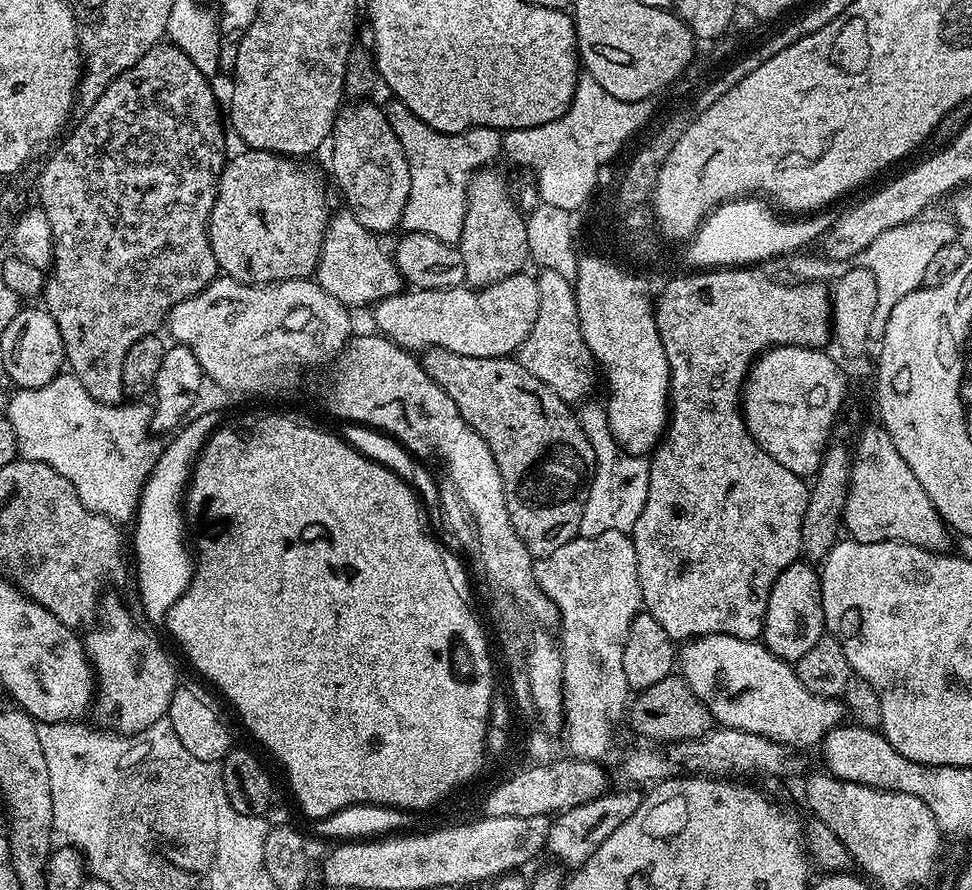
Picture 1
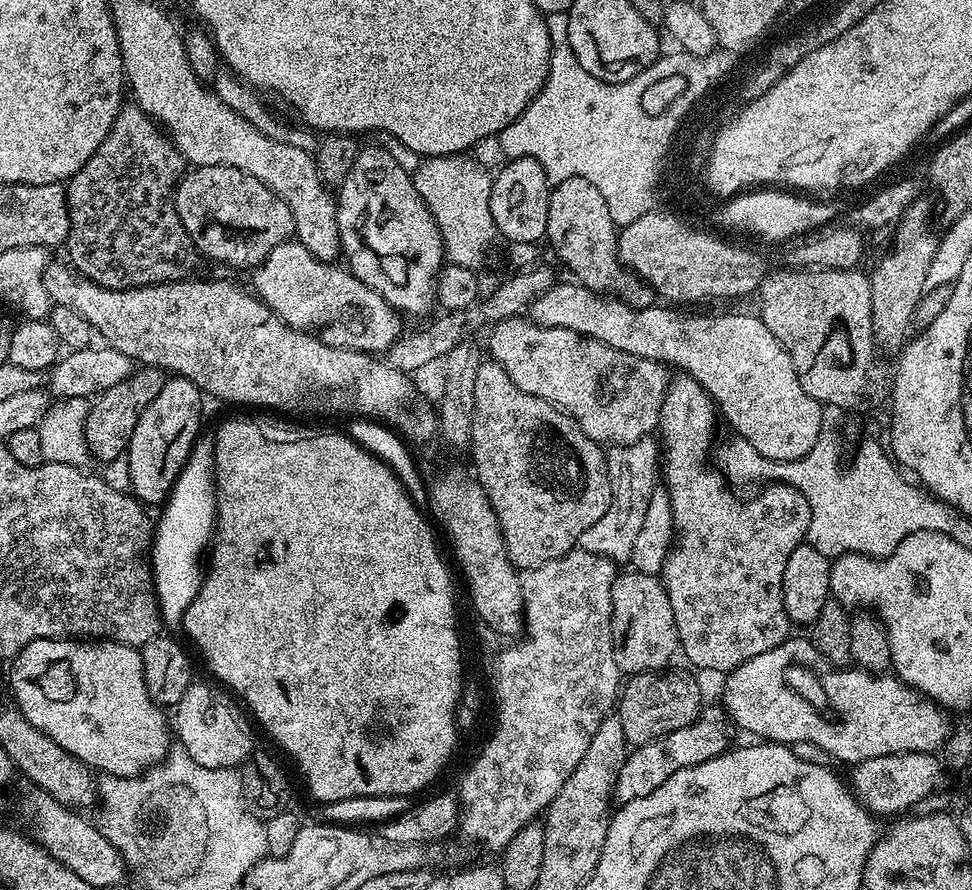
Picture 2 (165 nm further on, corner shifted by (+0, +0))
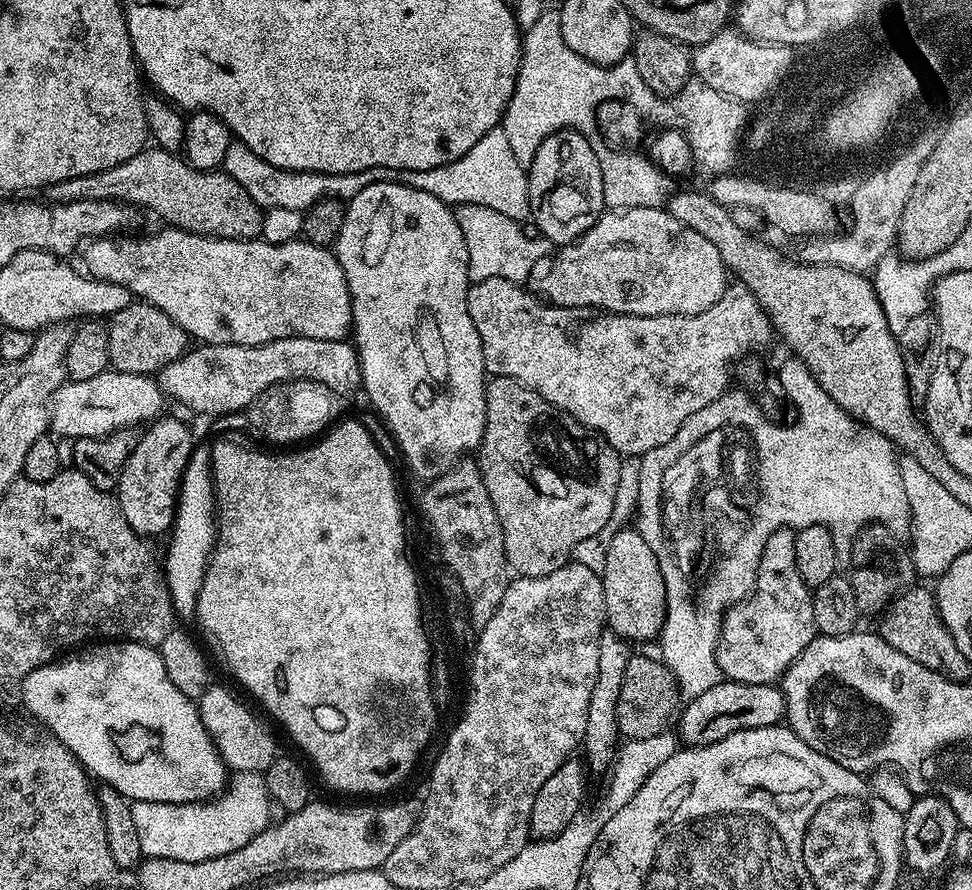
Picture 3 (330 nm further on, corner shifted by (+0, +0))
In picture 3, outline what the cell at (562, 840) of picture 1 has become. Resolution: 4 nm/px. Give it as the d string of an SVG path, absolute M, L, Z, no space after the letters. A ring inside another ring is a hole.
M727 678L721 679L719 684L710 686L706 694L691 697L687 704L678 716L678 736L688 746L713 744L738 730L774 728L786 716L784 693L776 684L747 684Z

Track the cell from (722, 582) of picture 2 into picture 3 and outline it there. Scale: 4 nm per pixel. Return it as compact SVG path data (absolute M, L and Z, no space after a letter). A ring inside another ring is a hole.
M780 529L773 533L761 552L760 568L752 595L747 600L733 604L724 613L724 623L718 632L716 661L727 679L747 684L776 684L788 667L806 651L810 642L816 639L818 633L814 622L813 589L809 588L802 574L798 574L795 546L793 531Z

